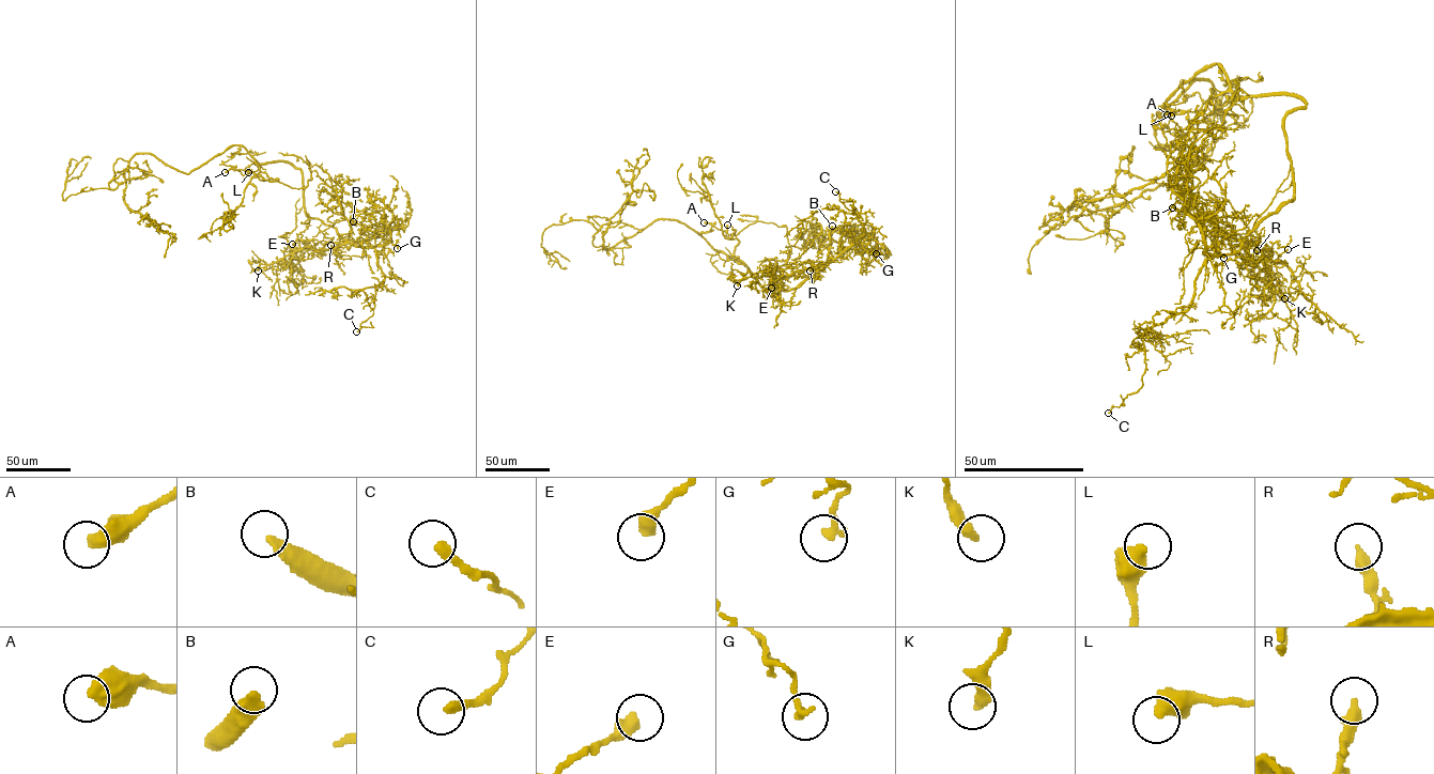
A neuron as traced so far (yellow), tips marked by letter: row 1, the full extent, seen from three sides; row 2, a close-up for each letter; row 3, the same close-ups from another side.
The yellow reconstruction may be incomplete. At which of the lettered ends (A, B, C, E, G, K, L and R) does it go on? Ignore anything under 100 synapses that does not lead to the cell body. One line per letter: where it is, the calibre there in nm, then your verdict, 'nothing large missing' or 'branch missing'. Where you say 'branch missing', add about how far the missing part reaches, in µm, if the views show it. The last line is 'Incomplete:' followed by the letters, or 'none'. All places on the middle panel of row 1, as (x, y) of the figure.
A: (704, 222) | 550 nm | nothing large missing
B: (832, 226) | 420 nm | branch missing | 60 µm
C: (835, 191) | 300 nm | nothing large missing
E: (771, 288) | 480 nm | nothing large missing
G: (876, 253) | 240 nm | nothing large missing
K: (737, 285) | 320 nm | nothing large missing
L: (727, 225) | 500 nm | nothing large missing
R: (810, 271) | 340 nm | nothing large missing
Incomplete: B

